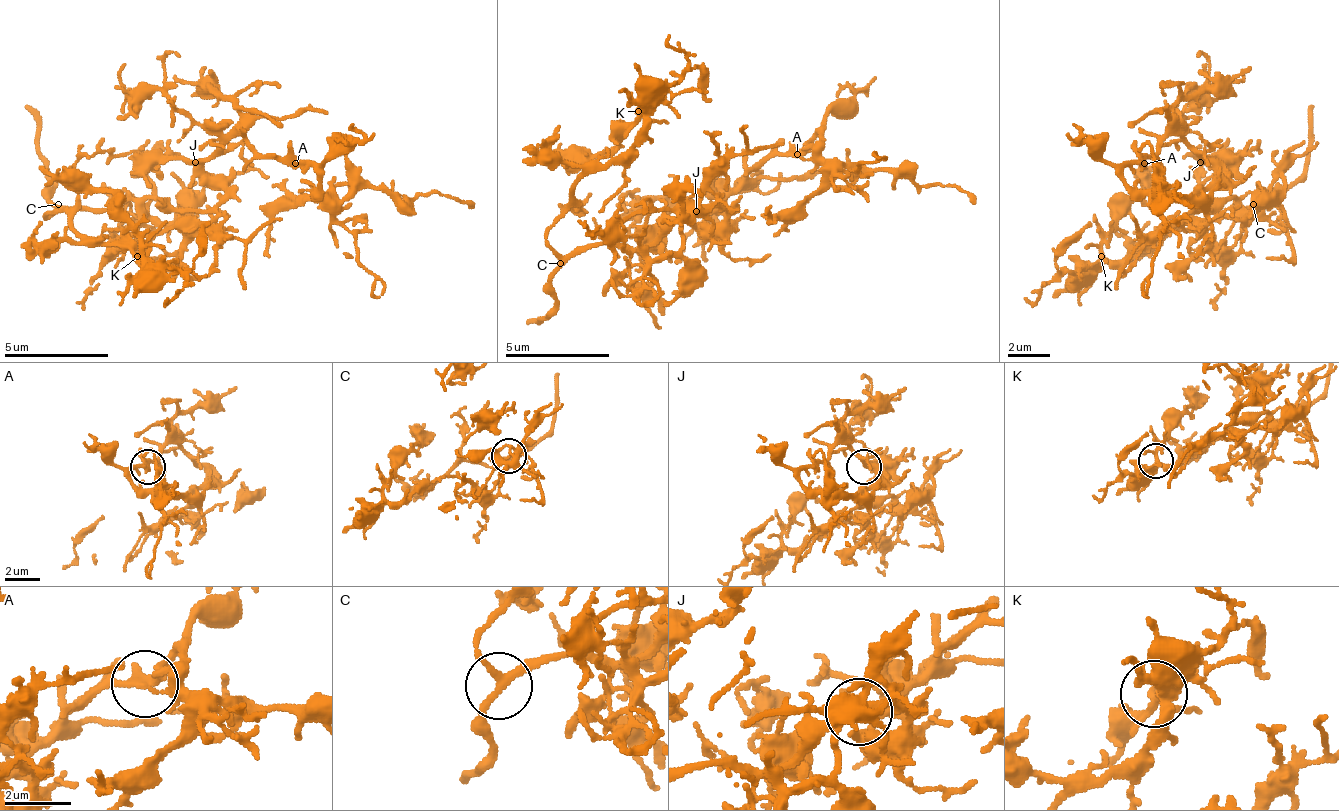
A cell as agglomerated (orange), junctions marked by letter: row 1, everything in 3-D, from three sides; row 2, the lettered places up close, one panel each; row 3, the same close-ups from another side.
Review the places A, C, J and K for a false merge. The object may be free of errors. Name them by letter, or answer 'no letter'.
no letter

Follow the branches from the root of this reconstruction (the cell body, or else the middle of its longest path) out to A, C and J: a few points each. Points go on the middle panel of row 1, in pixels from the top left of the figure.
A: (665, 237), (717, 205), (722, 216), (712, 226), (707, 216), (759, 163), (796, 153)
C: (665, 237), (654, 237), (644, 247), (612, 247), (607, 242), (586, 242), (560, 263)
J: (665, 237), (707, 205), (717, 205), (722, 216), (707, 226), (696, 211)

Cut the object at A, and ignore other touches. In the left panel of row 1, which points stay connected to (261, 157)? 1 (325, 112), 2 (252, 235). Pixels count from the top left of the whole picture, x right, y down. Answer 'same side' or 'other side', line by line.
1: same side
2: same side

